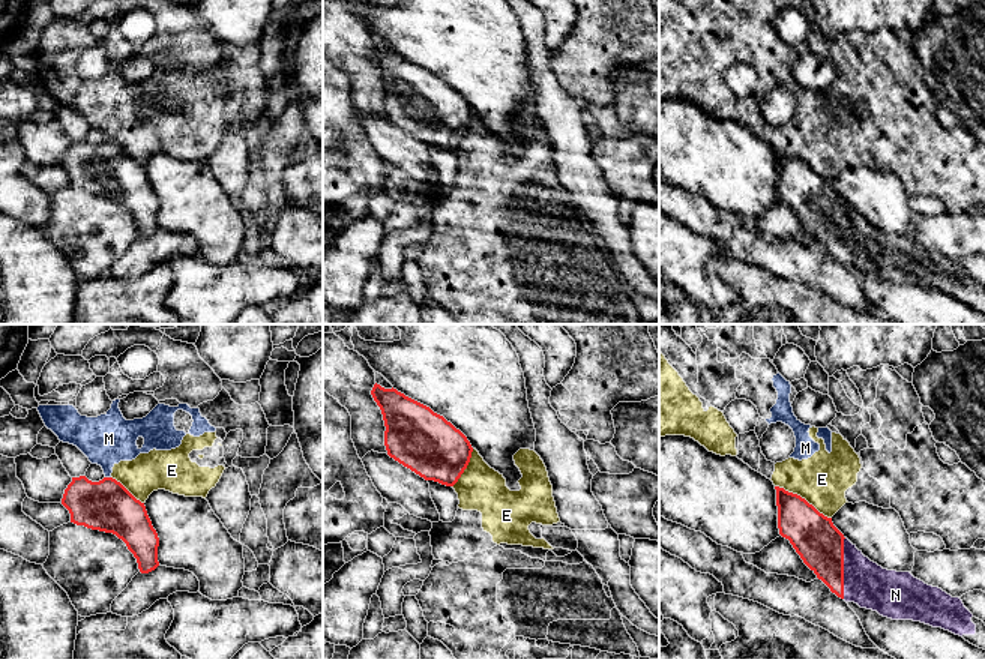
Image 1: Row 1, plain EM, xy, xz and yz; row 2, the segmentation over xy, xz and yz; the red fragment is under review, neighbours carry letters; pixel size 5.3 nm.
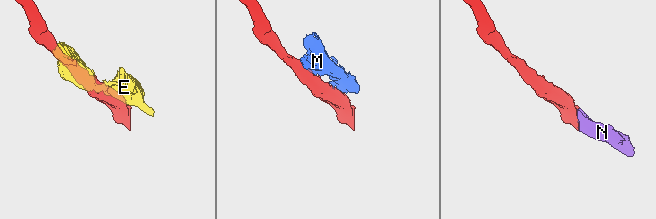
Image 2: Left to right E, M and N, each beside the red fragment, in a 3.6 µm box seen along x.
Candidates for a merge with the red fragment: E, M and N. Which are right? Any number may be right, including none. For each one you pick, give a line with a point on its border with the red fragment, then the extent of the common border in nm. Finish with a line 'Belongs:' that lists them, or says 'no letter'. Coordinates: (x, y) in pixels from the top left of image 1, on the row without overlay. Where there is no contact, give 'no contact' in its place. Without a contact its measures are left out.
N: contact yz (843, 231); length 320 nm
Belongs: N

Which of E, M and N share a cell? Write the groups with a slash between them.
E M / N

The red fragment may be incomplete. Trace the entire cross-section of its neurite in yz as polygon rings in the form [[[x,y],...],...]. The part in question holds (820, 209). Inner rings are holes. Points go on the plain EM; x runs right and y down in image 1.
[[[775,150],[779,198],[832,257],[892,284],[941,291],[985,314],[985,255],[952,261],[910,236],[887,234],[862,218],[797,158]]]

